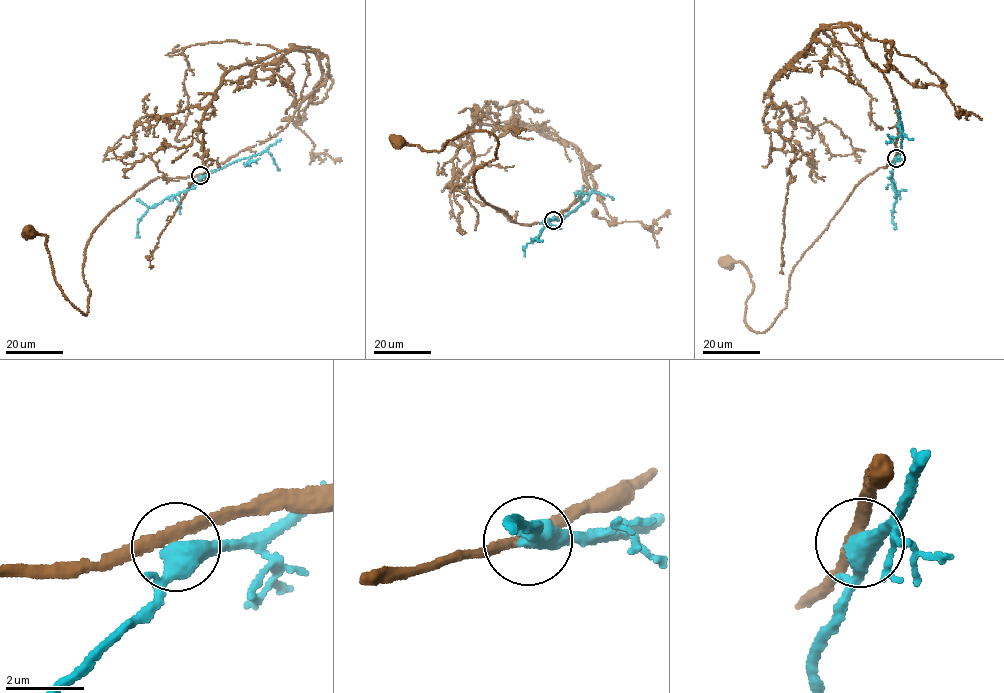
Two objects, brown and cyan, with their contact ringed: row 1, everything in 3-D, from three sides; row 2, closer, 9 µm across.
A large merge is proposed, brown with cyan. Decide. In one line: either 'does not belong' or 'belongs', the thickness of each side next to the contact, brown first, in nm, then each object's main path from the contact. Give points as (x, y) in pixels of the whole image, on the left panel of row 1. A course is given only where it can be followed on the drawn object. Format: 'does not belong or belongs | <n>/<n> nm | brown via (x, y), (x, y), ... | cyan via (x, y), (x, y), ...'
does not belong | 240/400 nm | brown via (201, 175), (156, 178), (99, 224), (85, 251), (85, 315), (55, 281), (45, 235), (29, 232) | cyan via (201, 175), (266, 150), (279, 169)

